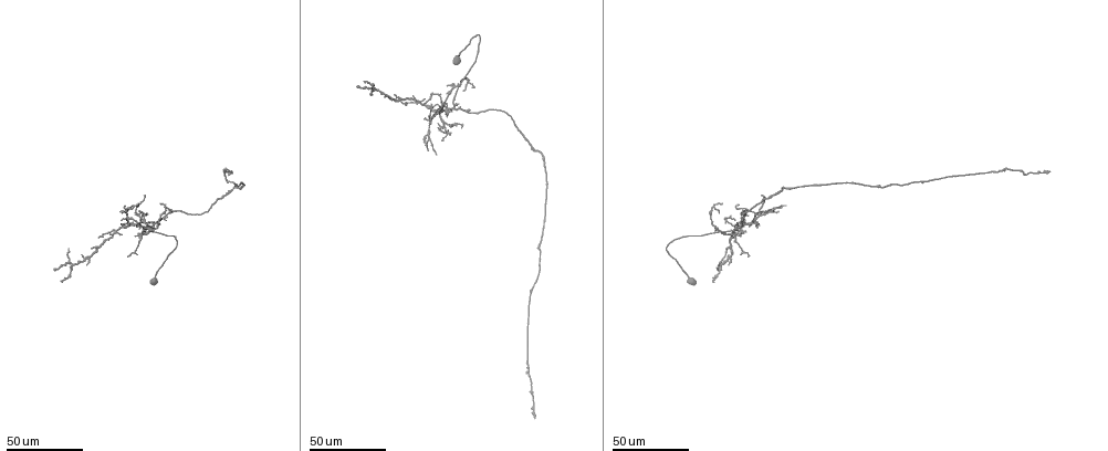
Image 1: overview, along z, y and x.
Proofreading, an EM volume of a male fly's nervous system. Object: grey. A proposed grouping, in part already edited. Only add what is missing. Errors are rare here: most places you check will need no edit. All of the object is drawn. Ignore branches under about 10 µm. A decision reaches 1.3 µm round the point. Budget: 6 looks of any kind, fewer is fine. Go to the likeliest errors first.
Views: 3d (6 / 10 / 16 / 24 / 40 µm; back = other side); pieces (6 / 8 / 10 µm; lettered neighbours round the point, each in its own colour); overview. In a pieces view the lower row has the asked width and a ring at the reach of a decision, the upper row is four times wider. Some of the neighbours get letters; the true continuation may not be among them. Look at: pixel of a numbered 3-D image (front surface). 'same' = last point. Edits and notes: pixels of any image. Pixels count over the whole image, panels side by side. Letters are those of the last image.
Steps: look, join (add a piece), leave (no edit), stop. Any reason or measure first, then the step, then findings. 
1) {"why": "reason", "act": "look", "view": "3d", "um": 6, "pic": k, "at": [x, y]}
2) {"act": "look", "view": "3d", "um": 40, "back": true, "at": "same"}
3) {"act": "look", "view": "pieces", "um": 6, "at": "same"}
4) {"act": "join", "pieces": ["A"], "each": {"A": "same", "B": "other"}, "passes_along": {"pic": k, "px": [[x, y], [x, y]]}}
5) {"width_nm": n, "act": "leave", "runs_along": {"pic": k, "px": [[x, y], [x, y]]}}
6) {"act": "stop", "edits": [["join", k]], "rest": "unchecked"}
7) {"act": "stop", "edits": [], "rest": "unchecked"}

{"why": "branch stops here", "act": "look", "view": "3d", "um": 40, "pic": 1, "at": [121, 219]}

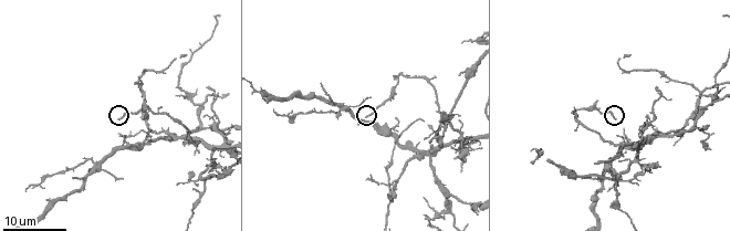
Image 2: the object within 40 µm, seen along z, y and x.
{"why": "see the neighbours", "act": "look", "view": "pieces", "um": 6, "pic": 2, "at": [117, 119]}

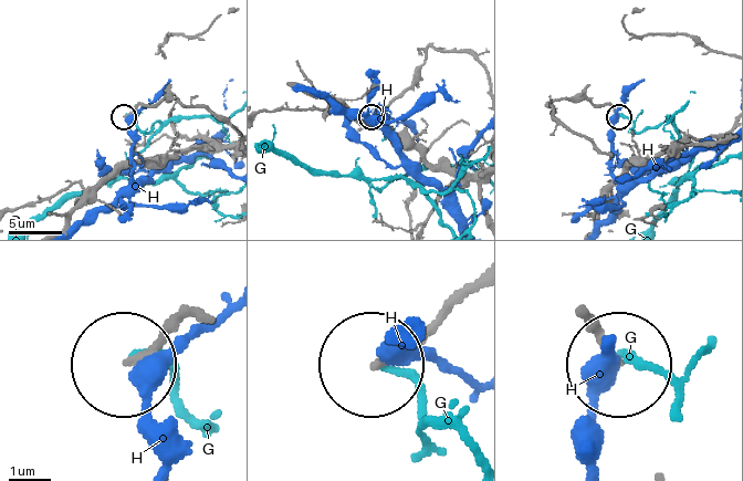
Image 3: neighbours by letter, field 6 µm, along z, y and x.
{"act": "leave", "each": {"G": "other", "H": "other"}, "runs_along": {"pic": 3, "px": [[469, 288], [377, 362]]}, "found": "no lettered piece goes on from it"}

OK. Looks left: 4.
{"why": "thin end", "act": "look", "view": "3d", "um": 16, "pic": 2, "at": [393, 78]}

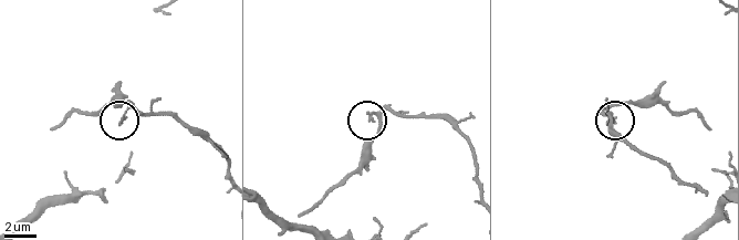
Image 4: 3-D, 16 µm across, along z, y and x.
{"act": "look", "view": "pieces", "um": 6, "pic": 4, "at": [369, 121]}

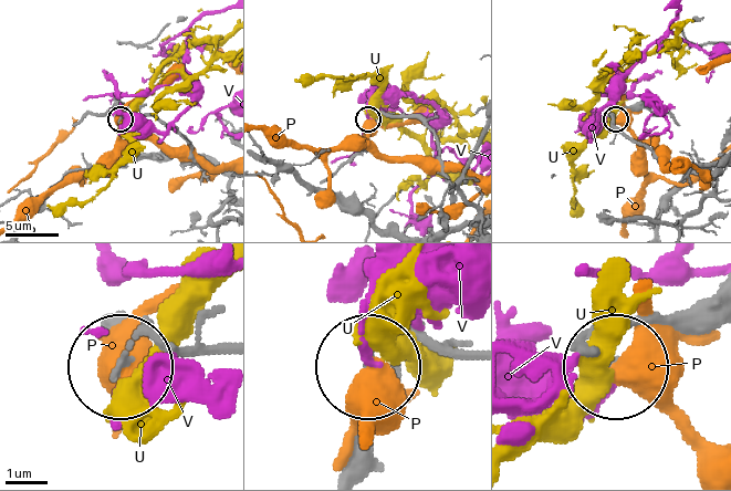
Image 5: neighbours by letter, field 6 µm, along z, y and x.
{"act": "leave", "each": {"P": "other", "U": "other", "V": "other"}, "found": "none of them fits"}

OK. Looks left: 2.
{"why": "end of a long branch", "act": "look", "view": "3d", "um": 24, "pic": 1, "at": [1048, 172]}

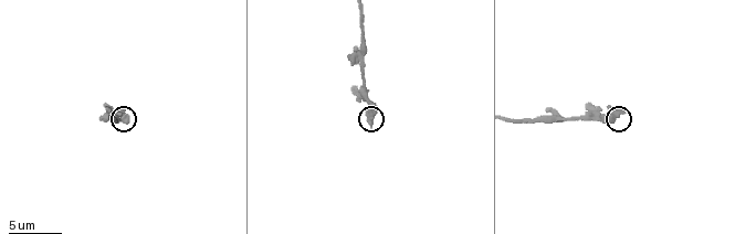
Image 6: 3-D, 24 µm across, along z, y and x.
{"act": "look", "view": "pieces", "um": 10, "pic": 6, "at": [373, 125]}

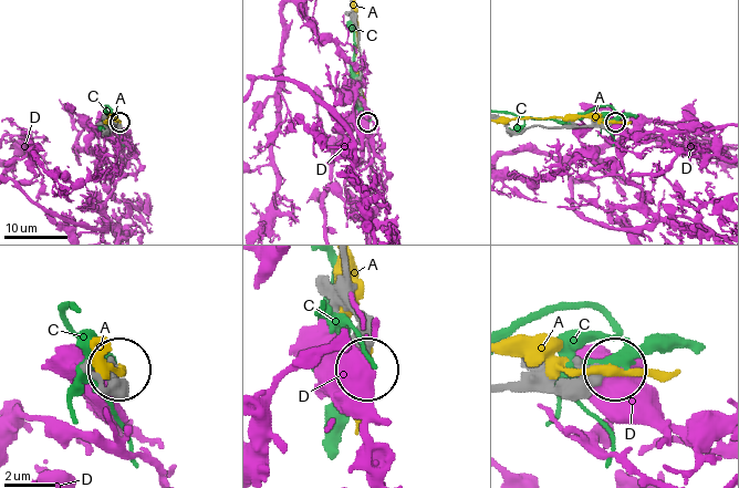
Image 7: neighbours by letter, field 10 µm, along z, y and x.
{"width_nm": 260, "act": "leave", "each": {"A": "other", "C": "other", "D": "other"}, "runs_along": {"pic": 7, "px": [[522, 133], [537, 125], [597, 127], [615, 122]]}, "found": "no lettered piece goes on from it"}

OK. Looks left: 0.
{"act": "stop", "edits": [], "rest": "unchecked"}

